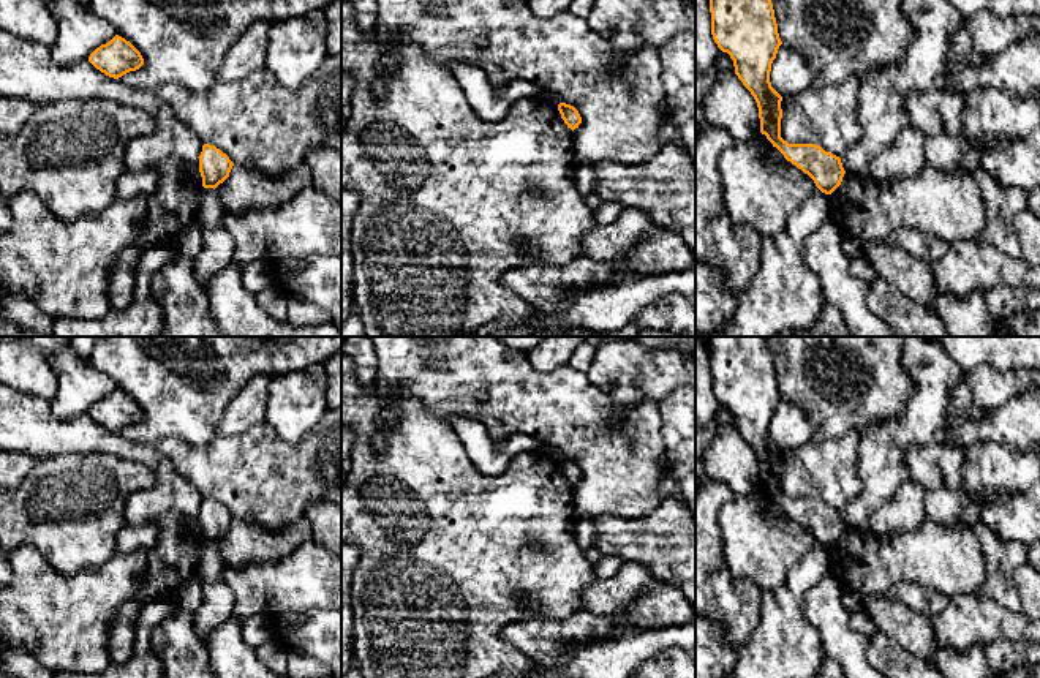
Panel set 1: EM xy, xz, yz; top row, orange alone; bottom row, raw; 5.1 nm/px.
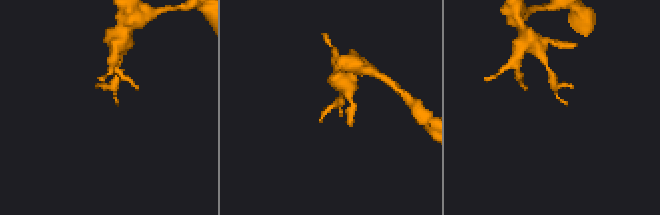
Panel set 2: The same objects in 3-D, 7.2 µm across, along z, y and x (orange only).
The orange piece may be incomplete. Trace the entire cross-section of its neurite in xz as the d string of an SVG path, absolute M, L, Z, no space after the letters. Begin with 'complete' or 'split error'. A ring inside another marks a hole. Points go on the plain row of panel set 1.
complete; M560 457L558 465L561 468L561 473L567 479L567 482L571 482L572 485L575 482L578 482L578 479L582 477L582 471L580 471L578 465L574 460L566 458L566 457Z

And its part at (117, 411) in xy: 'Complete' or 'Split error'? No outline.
Complete

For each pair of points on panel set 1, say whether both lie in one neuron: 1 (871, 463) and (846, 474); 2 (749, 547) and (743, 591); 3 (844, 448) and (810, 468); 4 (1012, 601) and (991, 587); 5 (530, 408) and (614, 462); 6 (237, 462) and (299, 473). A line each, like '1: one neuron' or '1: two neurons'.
1: two neurons
2: two neurons
3: one neuron
4: one neuron
5: one neuron
6: one neuron

